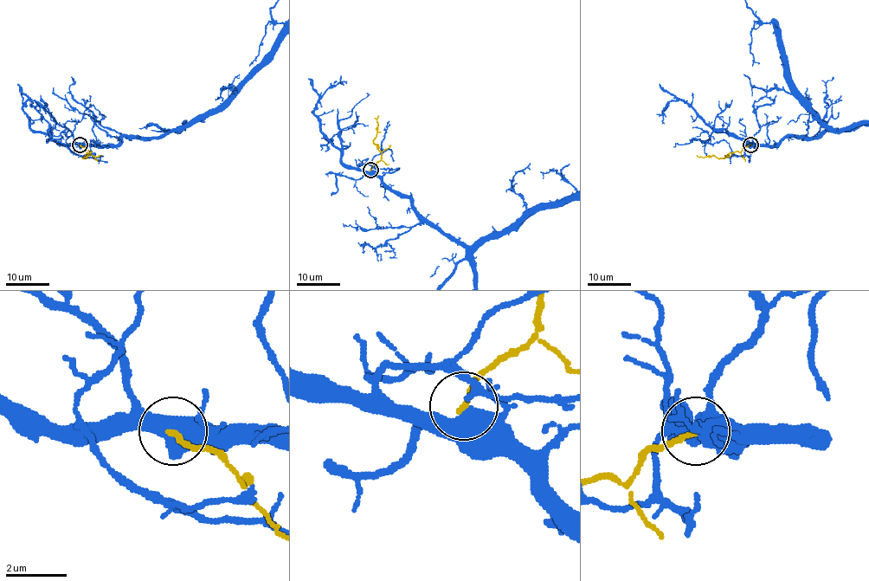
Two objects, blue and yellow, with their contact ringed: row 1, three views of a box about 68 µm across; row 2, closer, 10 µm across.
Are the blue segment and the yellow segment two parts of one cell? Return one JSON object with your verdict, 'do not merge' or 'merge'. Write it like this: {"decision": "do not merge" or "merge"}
{"decision": "do not merge"}

